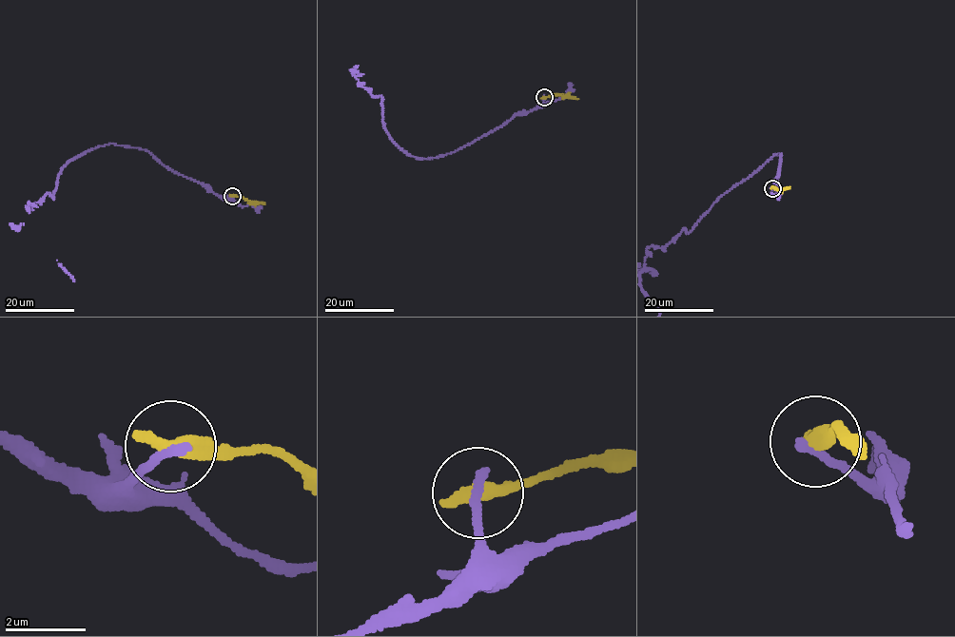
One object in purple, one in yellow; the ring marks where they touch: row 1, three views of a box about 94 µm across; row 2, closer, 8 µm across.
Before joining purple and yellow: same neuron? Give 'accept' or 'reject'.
reject

